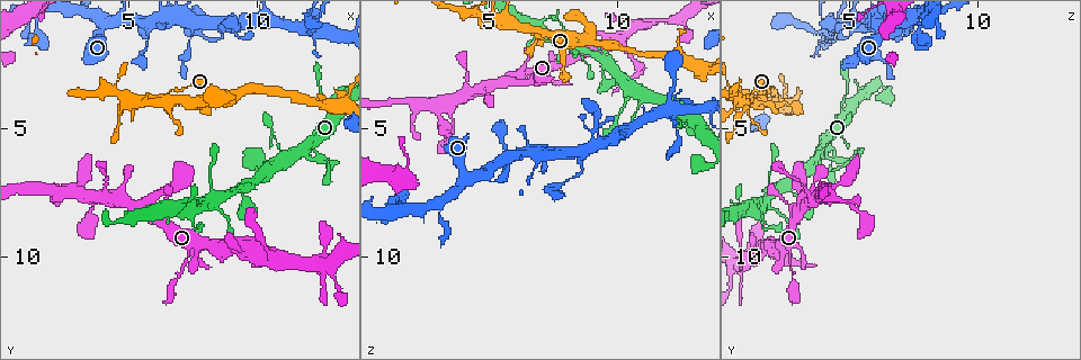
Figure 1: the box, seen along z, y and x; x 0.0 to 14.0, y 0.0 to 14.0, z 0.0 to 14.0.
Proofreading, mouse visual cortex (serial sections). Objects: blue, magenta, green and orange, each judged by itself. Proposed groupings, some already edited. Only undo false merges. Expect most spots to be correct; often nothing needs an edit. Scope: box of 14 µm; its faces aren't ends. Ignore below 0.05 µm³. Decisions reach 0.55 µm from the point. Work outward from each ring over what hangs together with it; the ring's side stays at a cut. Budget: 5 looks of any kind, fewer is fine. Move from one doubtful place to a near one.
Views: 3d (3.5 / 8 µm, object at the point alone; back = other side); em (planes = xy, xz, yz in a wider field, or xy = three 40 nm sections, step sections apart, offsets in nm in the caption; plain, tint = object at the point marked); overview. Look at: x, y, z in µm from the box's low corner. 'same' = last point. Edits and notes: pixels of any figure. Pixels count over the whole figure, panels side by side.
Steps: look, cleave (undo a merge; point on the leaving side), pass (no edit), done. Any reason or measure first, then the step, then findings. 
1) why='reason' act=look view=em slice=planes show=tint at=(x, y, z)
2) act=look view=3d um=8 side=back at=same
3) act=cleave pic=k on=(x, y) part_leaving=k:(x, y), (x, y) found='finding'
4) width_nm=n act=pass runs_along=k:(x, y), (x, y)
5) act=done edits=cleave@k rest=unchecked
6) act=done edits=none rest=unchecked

why='four-way junction' act=look view=3d um=8 side=back at=(5.8, 0.9, 6.0)

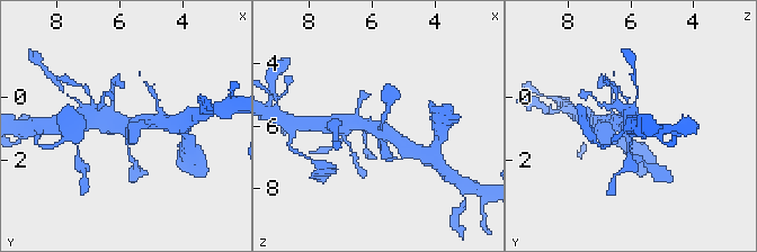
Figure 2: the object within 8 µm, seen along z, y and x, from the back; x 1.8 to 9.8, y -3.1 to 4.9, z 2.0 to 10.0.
arms=4 arm_widths_nm=100,200,400,400 act=look view=em slice=planes show=tint at=(5.9, 0.9, 6.2)

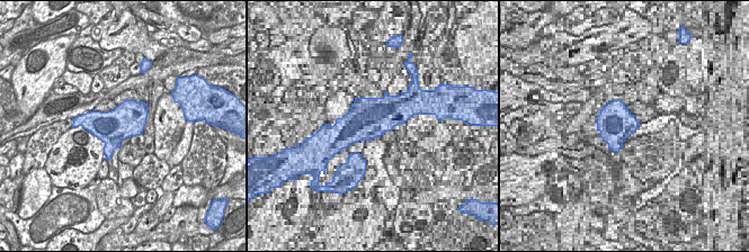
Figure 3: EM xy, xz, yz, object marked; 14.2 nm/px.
act=pass runs_along=2:(406, 145), (375, 127), (347, 123) found='one cell here'

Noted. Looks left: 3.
why='thin arm on a thick one' act=look view=3d um=3.5 at=(8.3, 8.1, 2.0)

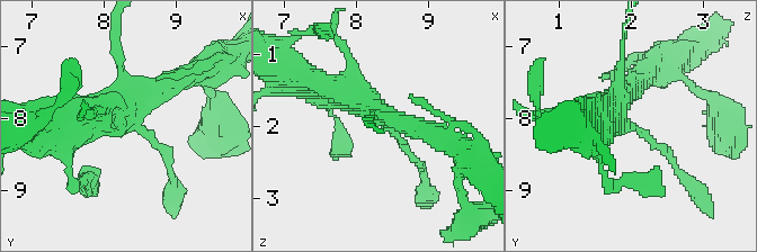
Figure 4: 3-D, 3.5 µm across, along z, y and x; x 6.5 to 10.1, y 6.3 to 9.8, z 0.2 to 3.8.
act=look view=em slice=xy step=5 show=tint at=(8.40, 8.05, 1.90)

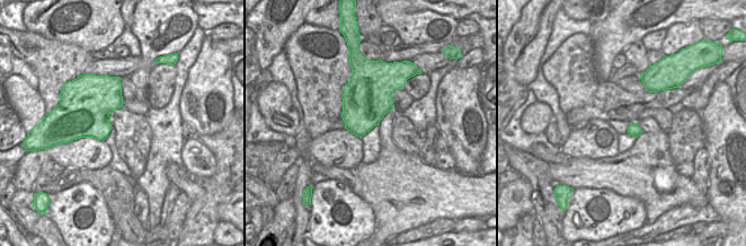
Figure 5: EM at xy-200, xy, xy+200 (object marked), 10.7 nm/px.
act=pass runs_along=4:(634, 83), (621, 118), (673, 163) found='all the same cell'

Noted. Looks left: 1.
act=done edits=none rest=unchecked

